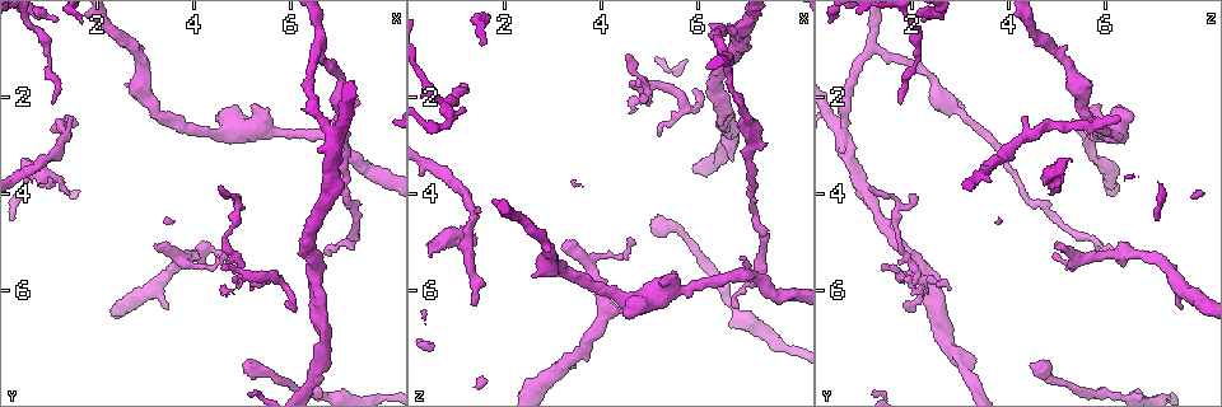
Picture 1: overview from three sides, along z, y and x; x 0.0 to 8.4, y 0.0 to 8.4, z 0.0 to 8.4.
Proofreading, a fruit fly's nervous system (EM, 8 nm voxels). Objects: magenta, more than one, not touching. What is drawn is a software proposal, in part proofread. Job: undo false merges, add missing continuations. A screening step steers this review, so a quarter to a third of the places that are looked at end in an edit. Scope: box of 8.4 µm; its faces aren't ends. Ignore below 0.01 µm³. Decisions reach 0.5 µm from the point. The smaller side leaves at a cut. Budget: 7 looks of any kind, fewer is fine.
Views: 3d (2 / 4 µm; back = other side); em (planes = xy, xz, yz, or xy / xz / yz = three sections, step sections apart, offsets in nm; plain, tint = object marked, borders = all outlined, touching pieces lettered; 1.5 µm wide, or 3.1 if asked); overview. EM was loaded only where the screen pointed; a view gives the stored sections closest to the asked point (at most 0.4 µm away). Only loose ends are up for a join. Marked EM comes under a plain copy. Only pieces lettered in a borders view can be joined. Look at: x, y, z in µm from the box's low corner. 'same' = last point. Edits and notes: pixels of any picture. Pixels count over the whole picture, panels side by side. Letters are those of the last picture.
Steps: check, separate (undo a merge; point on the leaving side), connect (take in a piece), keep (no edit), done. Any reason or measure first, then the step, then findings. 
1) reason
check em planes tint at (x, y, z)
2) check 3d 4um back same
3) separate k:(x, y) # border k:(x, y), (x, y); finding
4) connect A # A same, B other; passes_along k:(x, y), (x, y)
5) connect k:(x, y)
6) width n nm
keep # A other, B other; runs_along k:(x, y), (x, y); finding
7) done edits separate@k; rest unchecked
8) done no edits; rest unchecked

three arms meet
check em planes tint at (6.80, 2.80, 0.55)

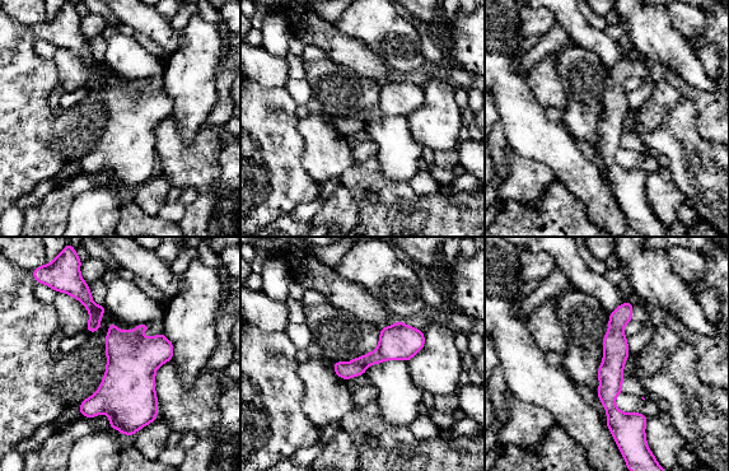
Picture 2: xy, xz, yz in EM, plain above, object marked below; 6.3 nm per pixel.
check em planes borders same

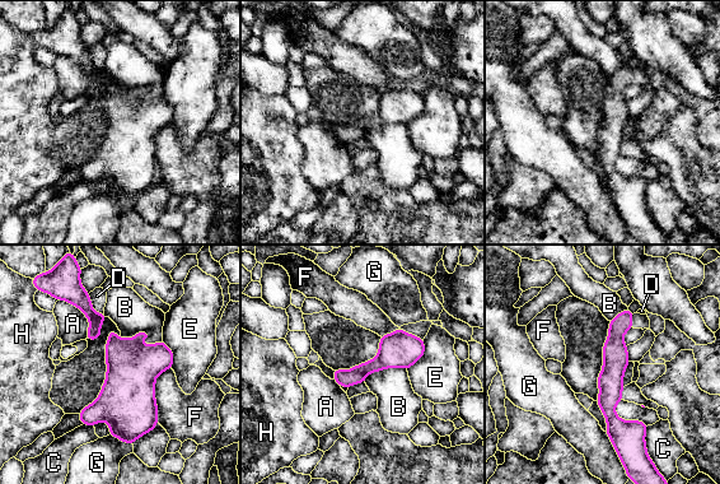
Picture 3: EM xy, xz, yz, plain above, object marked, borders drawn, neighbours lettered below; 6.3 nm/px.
keep # A other, B other, C other, D other, E other, F other, G other, H other; runs_along 3:(627, 313), (609, 395), (620, 442); all the same neuron

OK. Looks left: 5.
an open end
check em yz step 8 tint at (6.90, 2.45, 5.30)

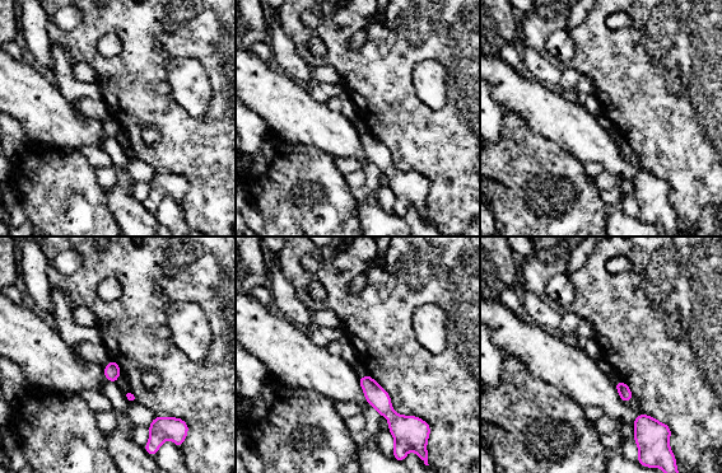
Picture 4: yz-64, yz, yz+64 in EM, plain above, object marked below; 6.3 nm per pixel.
check em planes borders same

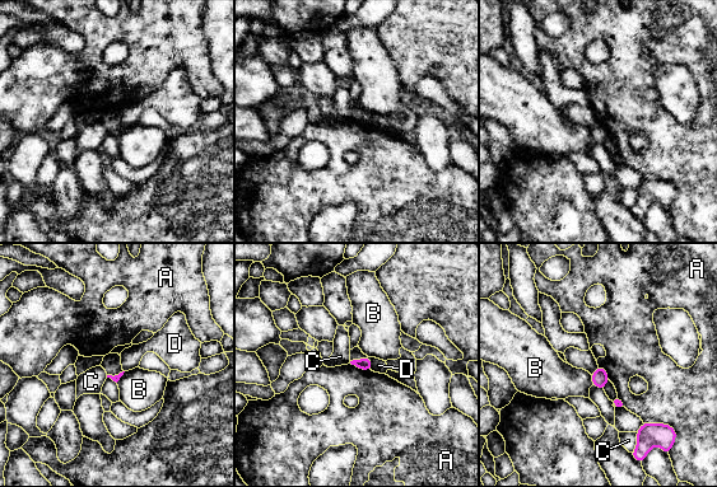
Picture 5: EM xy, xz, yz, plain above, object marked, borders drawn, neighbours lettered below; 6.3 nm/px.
longest_contact A 140 nm
keep # A other, B other, C other, D other; border 5:(350, 363), (369, 370); no lettered piece goes on from it

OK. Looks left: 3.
an open end
check 3d 4um at (4.50, 3.85, 1.15)

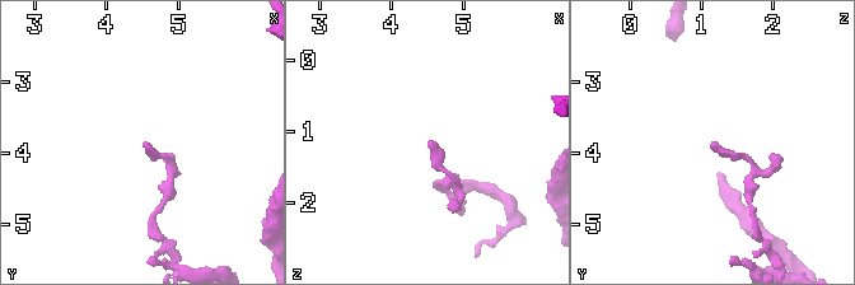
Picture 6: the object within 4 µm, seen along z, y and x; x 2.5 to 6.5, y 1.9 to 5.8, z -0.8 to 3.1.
shape alone is not enough
check em xy step 8 tint at (4.55, 3.85, 1.15)

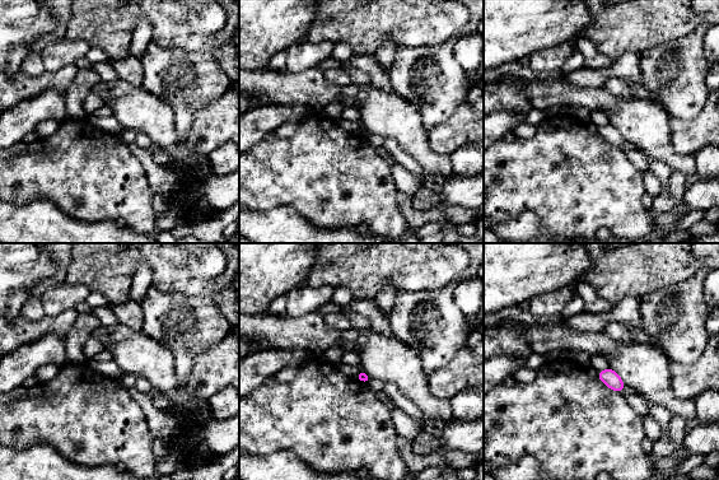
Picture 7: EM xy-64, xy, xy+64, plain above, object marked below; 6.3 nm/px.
check em planes borders same

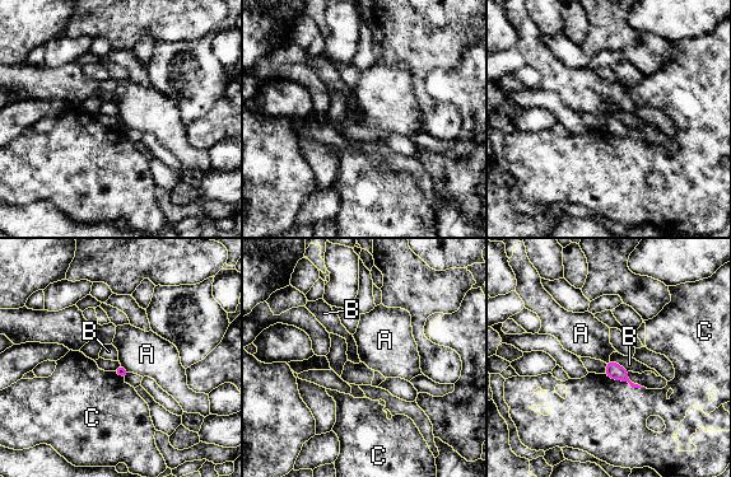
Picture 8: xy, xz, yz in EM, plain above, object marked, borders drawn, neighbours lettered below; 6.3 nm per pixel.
keep # A other, B other, C other; border 8:(120, 363), (129, 372); none of them fits

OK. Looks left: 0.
done no edits; rest unchecked

